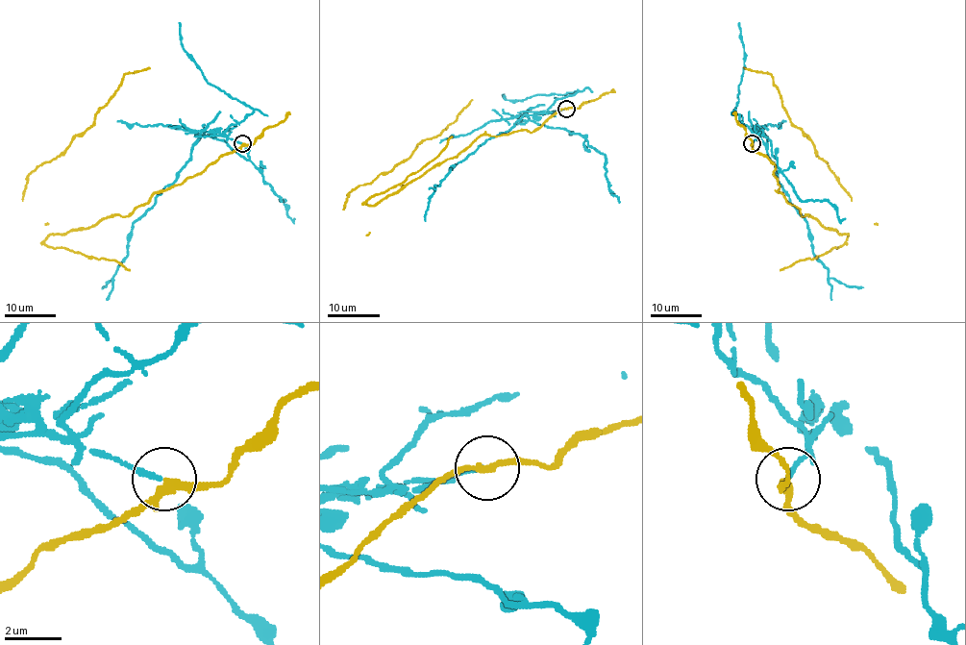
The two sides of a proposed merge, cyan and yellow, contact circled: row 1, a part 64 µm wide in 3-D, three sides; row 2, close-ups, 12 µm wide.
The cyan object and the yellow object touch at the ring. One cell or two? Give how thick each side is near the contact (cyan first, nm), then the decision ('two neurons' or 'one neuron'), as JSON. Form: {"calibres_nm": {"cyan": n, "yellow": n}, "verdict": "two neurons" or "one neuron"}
{"calibres_nm": {"cyan": 170, "yellow": 240}, "verdict": "two neurons"}

